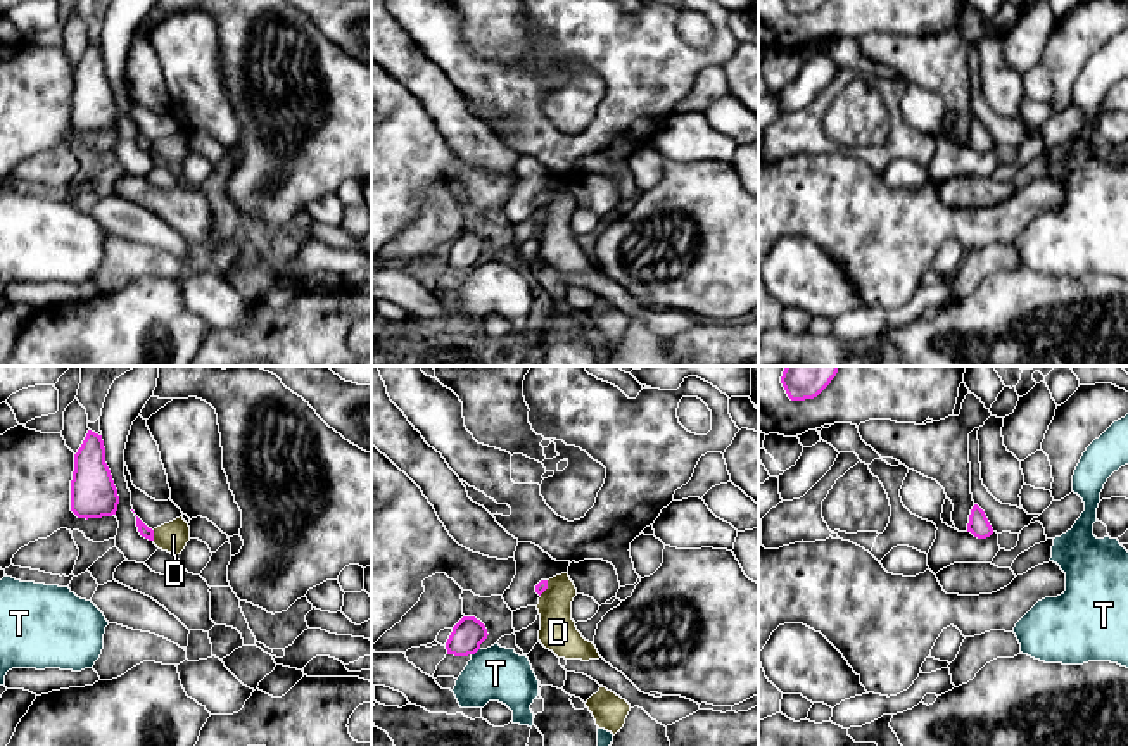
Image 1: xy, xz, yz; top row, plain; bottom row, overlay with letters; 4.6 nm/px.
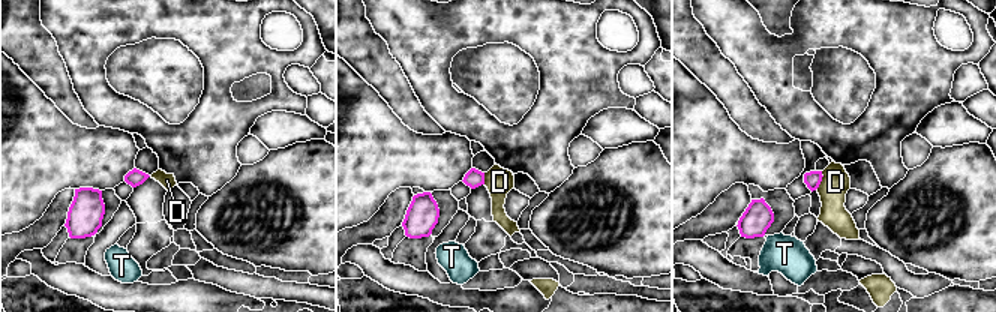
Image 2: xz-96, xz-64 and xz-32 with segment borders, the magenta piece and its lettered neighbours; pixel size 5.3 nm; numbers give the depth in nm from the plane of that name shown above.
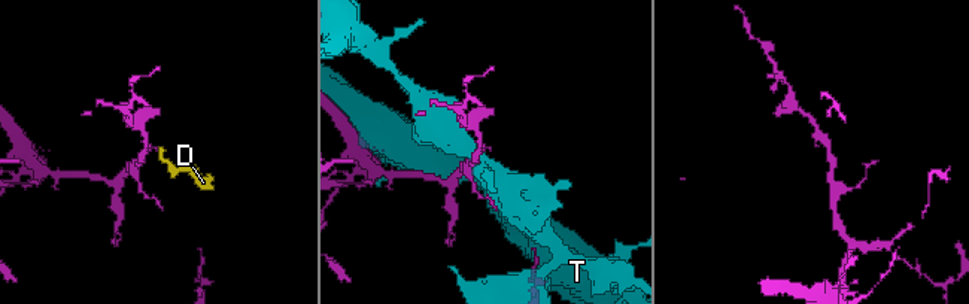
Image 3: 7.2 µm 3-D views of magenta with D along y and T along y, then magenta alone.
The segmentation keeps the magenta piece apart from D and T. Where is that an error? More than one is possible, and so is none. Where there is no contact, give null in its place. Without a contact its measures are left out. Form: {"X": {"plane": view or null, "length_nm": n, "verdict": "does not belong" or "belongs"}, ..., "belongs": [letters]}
{"D": {"plane": "xy", "length_nm": 50, "verdict": "does not belong"}, "T": {"plane": "xz", "length_nm": 50, "verdict": "does not belong"}, "belongs": []}

